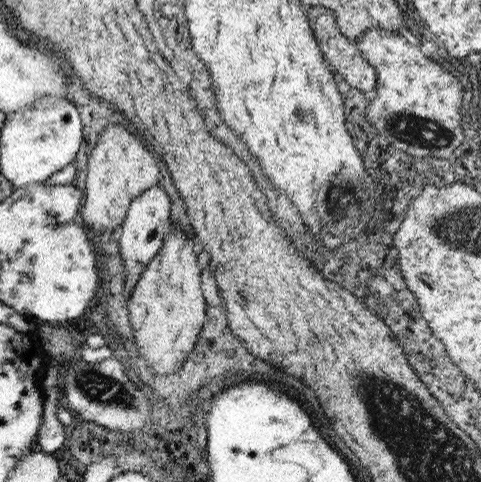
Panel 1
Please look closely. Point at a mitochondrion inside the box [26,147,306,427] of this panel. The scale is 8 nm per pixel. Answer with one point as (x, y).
(98, 387)

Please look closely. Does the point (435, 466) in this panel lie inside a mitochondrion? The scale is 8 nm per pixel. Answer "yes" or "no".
yes

